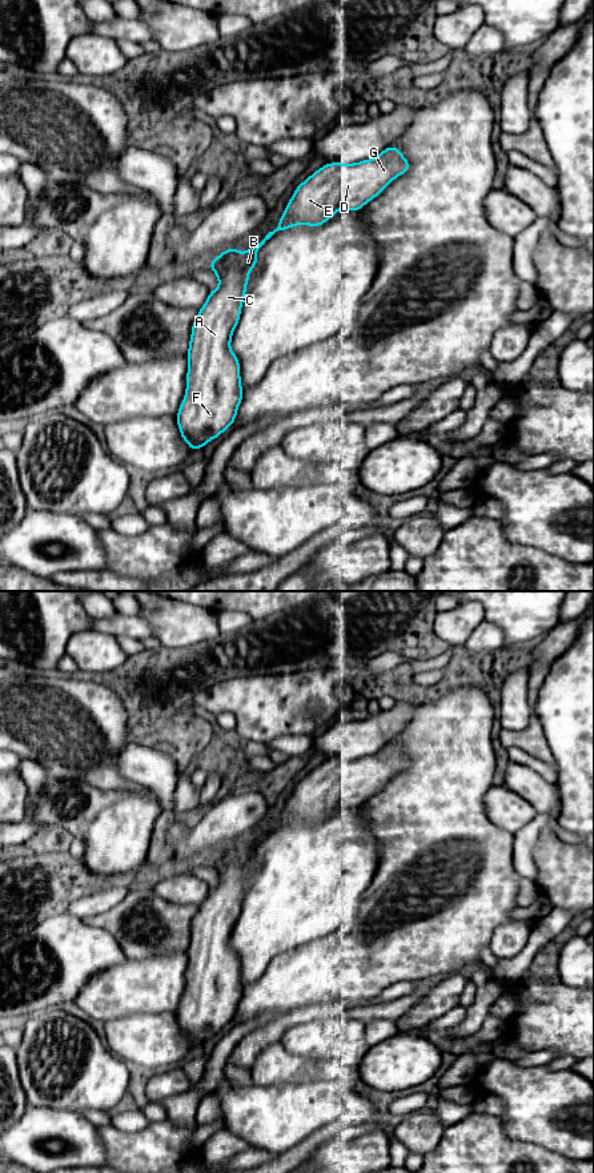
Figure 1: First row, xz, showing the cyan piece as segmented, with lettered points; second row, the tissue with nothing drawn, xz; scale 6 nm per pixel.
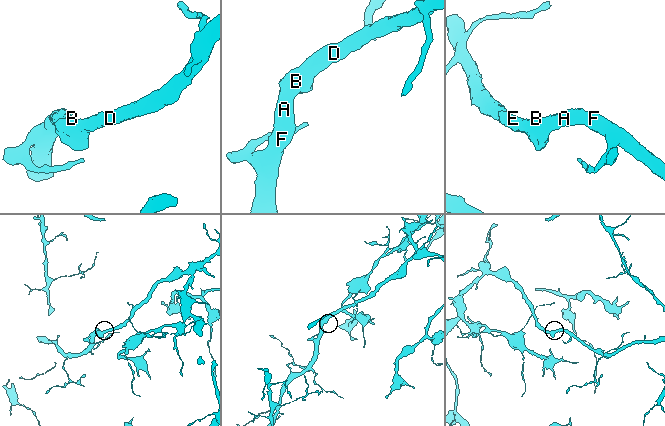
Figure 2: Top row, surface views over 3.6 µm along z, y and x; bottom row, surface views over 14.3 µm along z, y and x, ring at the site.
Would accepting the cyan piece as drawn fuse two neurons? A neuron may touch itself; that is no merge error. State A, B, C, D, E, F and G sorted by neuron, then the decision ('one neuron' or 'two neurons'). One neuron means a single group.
A B C D E F G; one neuron

